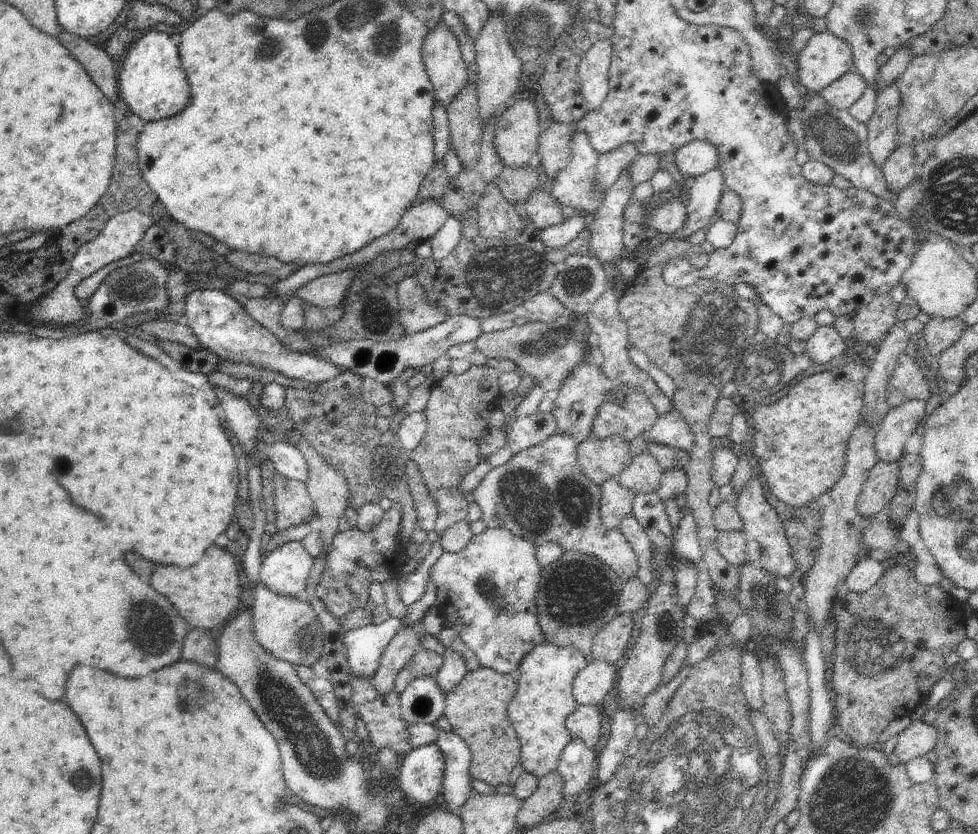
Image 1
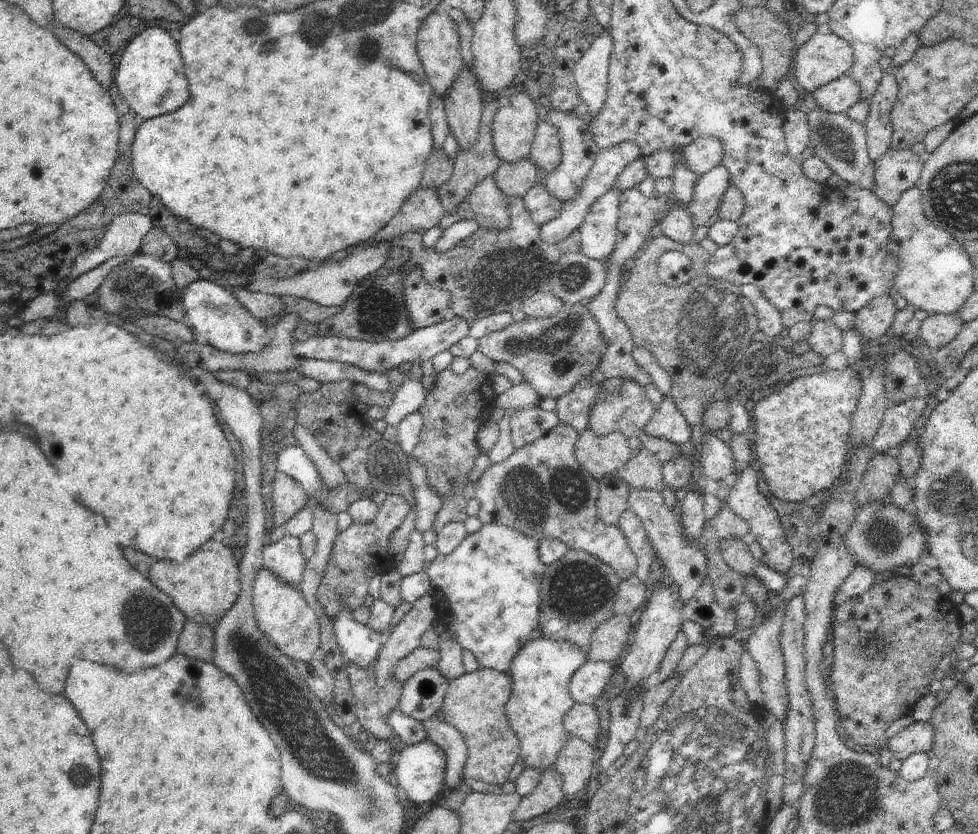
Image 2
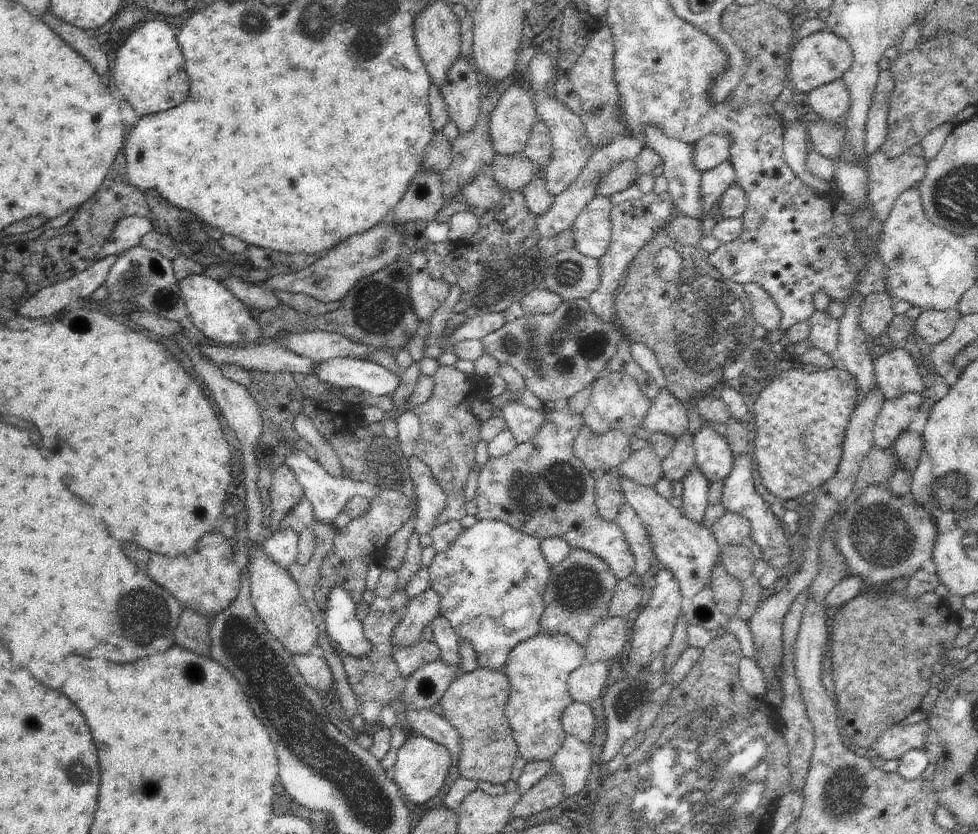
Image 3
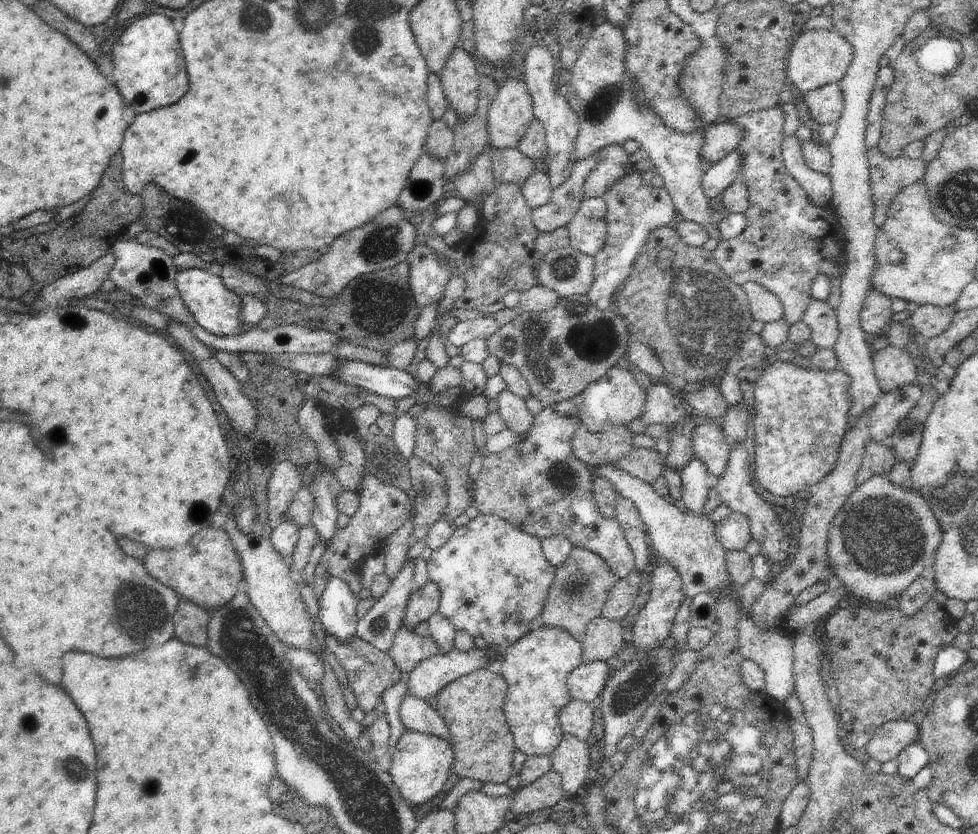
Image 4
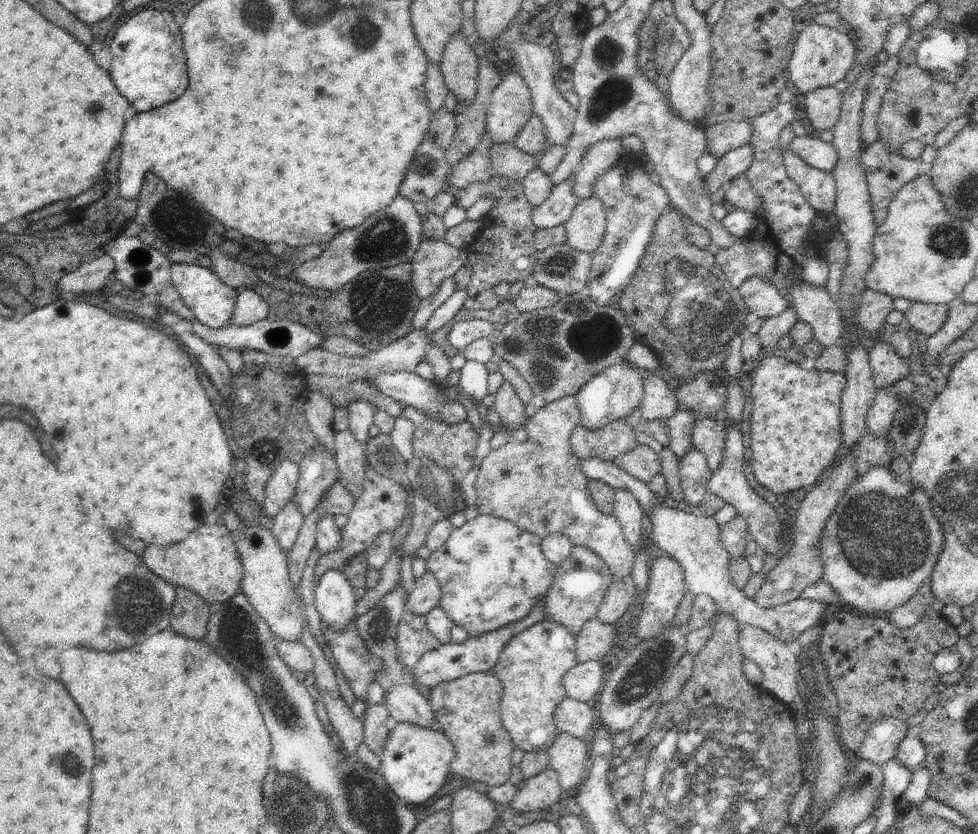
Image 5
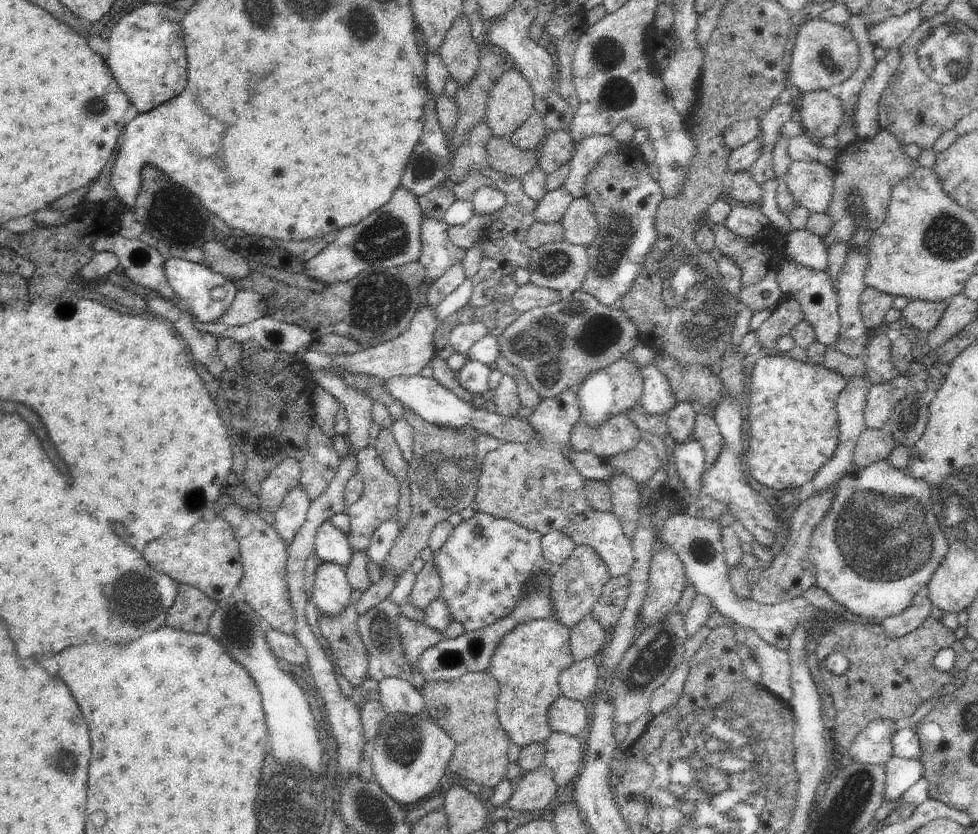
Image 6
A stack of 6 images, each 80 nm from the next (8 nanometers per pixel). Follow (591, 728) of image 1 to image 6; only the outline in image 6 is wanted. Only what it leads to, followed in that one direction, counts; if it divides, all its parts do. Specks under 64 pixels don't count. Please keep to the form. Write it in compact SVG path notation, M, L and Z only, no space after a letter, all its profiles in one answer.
M561 695L548 712L548 726L553 732L569 733L574 737L584 737L585 727L590 723L591 711L580 700Z

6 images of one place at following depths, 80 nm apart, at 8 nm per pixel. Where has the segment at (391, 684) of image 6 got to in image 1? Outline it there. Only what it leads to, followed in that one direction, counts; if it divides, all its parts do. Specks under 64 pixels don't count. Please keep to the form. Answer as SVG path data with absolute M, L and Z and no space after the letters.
M439 729L435 744L445 757L442 784L443 808L457 813L458 808L472 795L473 778L470 776L471 751L468 744L454 730Z

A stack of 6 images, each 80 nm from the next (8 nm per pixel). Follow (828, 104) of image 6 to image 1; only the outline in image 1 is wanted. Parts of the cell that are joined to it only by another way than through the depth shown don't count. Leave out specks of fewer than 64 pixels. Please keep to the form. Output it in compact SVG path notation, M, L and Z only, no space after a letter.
M848 72L844 77L835 80L830 86L822 89L822 96L836 110L848 110L866 91L867 84L858 72Z

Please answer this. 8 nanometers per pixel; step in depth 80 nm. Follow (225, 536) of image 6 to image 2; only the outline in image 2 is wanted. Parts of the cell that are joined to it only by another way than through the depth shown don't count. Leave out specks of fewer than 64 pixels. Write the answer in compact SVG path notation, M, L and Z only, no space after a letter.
M210 538L185 562L156 562L150 570L150 582L166 592L173 604L183 612L185 619L214 627L238 600L242 590L238 571L239 550Z

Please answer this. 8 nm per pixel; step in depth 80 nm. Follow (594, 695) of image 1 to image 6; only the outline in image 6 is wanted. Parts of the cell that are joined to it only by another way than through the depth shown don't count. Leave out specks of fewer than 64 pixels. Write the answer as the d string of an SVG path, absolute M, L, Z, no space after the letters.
M598 657L573 663L560 674L558 684L563 696L575 700L589 700L600 685Z

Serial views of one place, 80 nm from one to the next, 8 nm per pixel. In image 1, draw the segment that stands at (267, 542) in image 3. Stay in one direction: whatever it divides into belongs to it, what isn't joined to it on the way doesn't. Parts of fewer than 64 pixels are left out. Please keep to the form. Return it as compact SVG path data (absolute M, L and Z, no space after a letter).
M300 541L284 543L264 559L258 584L283 597L305 599L313 562L312 555Z

